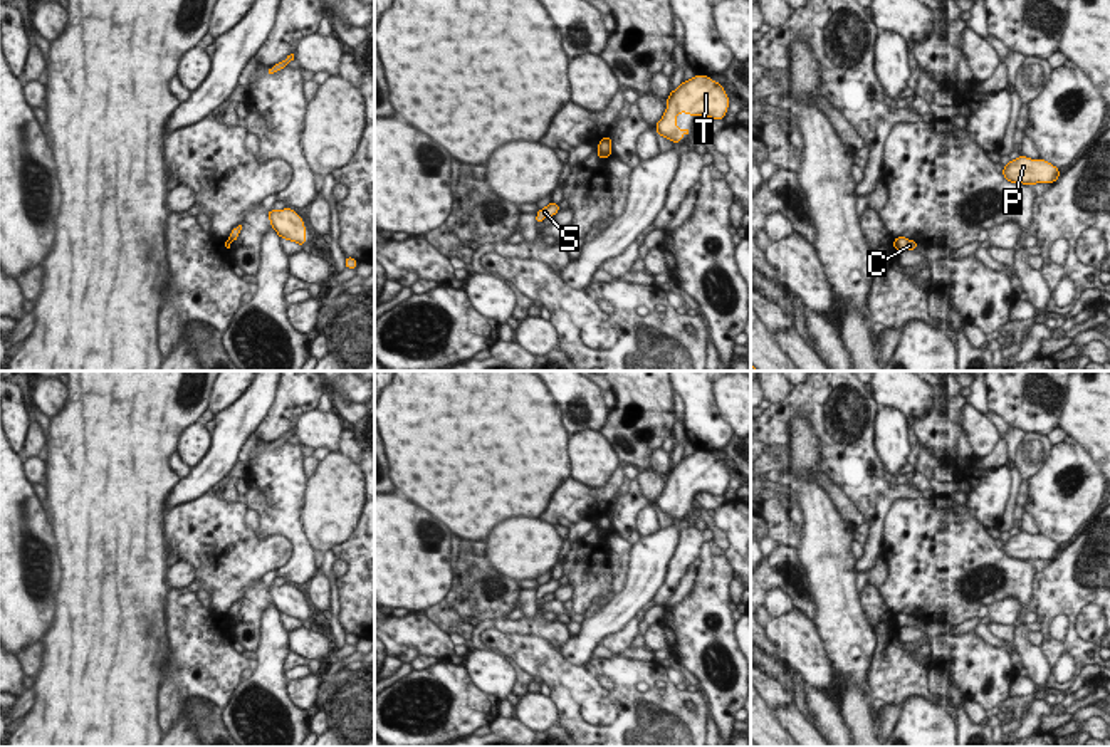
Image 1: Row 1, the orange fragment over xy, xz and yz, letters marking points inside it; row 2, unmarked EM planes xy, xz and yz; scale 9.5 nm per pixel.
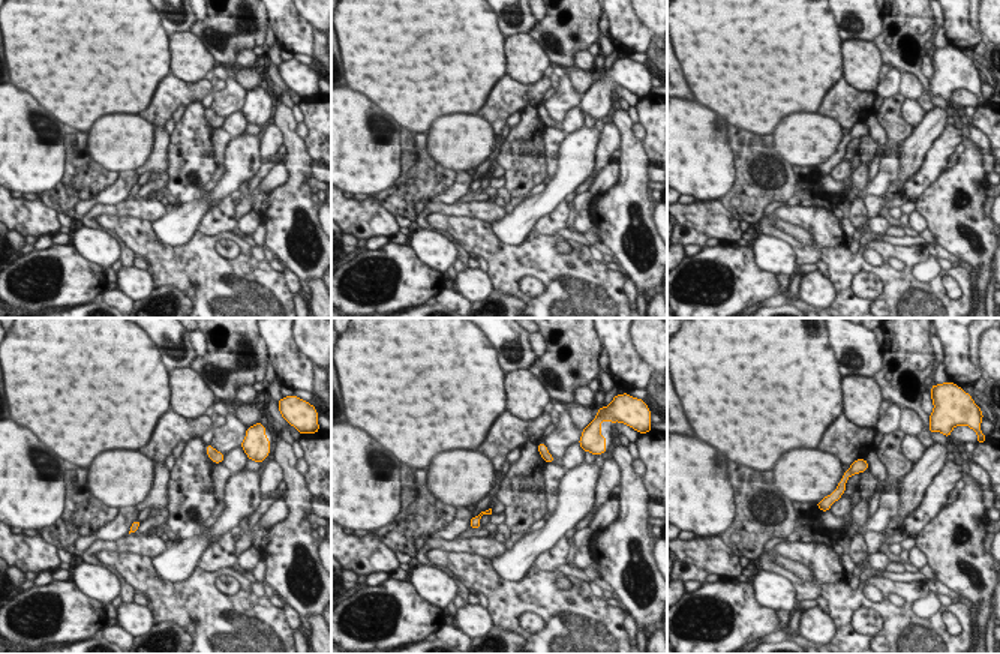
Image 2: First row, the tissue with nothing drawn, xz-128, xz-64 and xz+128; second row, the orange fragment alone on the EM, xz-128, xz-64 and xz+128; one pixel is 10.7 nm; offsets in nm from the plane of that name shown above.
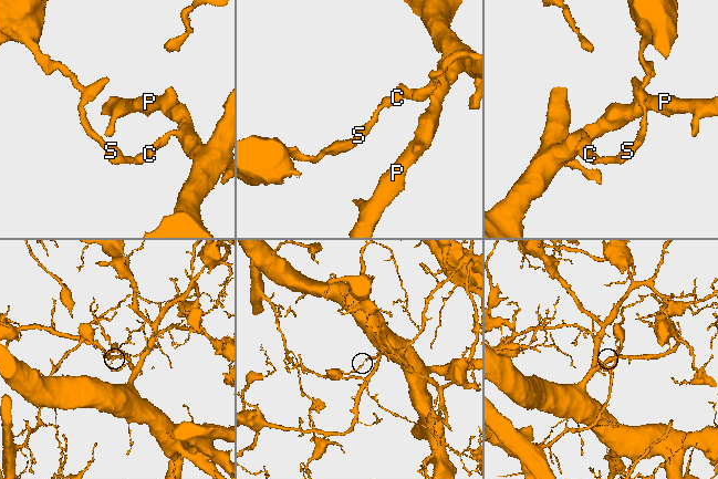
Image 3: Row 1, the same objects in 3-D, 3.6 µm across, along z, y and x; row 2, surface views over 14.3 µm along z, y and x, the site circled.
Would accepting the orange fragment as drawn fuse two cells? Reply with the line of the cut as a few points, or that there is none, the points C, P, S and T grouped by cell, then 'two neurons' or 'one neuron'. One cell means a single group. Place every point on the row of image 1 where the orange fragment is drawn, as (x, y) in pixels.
cut xz (603, 138), (610, 146); groups C S / P T; two neurons

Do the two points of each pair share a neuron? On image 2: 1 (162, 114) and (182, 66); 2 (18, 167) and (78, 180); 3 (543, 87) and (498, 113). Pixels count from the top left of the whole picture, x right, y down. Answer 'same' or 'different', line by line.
1: different
2: different
3: same

